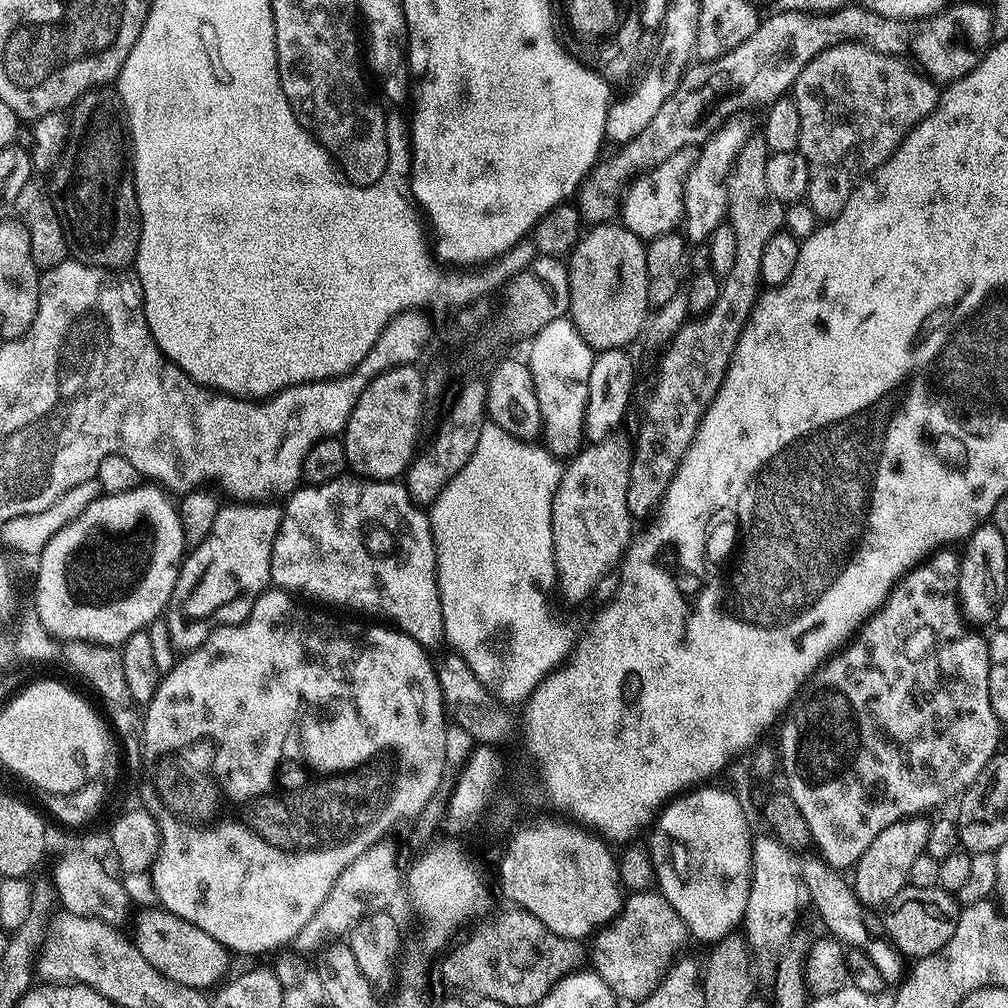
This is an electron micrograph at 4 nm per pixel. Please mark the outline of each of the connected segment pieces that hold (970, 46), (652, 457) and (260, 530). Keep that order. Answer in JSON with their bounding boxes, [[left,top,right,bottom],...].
[[578,2,994,226],[628,135,785,517],[166,502,284,653]]

